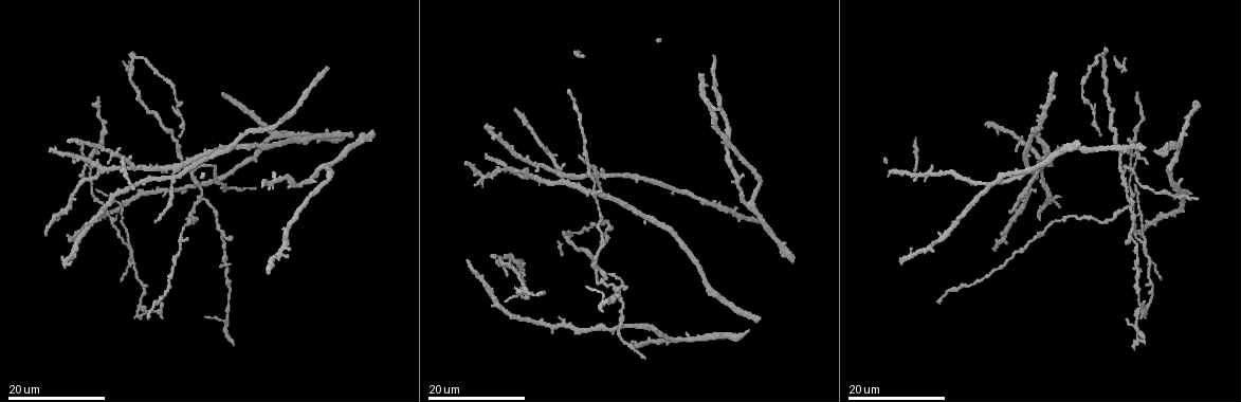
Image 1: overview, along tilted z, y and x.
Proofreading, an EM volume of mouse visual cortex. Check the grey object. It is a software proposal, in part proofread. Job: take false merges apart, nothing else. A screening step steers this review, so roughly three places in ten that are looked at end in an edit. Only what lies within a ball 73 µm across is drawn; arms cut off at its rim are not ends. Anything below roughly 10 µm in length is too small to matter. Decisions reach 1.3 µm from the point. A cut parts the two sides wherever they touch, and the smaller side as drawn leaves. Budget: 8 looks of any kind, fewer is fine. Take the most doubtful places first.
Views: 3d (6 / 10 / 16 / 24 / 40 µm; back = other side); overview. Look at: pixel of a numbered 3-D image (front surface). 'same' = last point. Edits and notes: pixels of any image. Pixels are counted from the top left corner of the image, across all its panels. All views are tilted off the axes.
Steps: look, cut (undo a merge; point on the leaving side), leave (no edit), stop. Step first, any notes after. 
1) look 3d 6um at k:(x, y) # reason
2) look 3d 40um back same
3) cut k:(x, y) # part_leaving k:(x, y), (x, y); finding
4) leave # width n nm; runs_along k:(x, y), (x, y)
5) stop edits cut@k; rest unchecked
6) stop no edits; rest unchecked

look 3d 16um at 1:(172, 170) # a fork

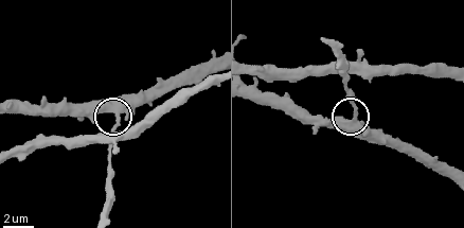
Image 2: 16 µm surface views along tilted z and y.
look 3d 10um at 2:(352, 120)

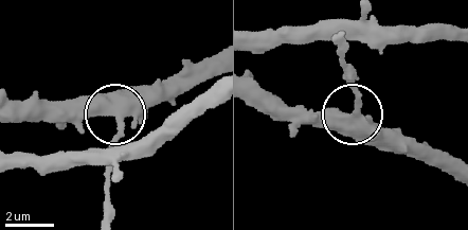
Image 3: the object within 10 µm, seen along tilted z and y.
leave # width 330 nm; runs_along 3:(216, 56), (150, 86), (115, 111), (57, 113); continuous, no second neuron

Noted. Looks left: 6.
look 3d 16um at 1:(201, 197) # looks like a crossing

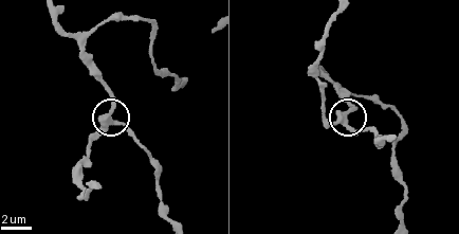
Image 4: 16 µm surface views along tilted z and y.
look 3d 10um at 4:(112, 124) # zoom in

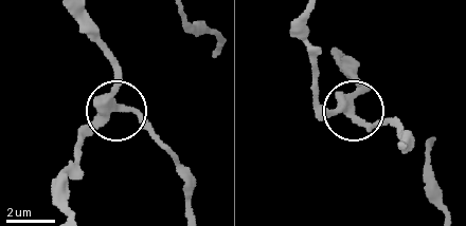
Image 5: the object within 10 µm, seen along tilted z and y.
leave # width 330 nm; runs_along 5:(338, 58), (360, 82), (351, 102), (359, 115), (404, 125); continuous, no second neuron

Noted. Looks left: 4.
look 3d 24um at 1:(1123, 170) # three arms meet

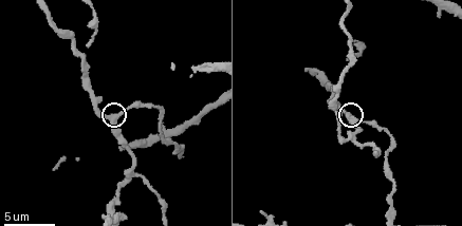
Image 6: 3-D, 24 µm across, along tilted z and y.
look 3d 6um at 6:(108, 118)

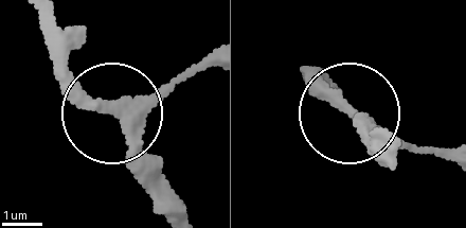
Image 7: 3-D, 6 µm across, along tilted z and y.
leave # runs_along 7:(208, 67), (109, 102), (47, 44); all the same neuron

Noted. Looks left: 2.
look 3d 16um at 1:(1132, 155) # three-way junction

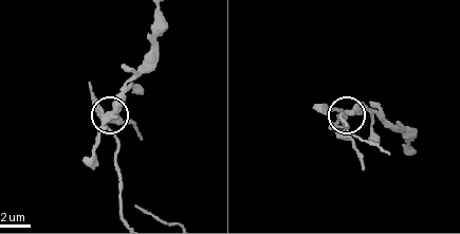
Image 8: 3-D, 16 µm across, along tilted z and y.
look 3d 6um at 8:(103, 115)

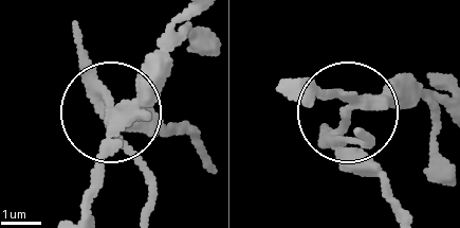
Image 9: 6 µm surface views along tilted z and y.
cut 9:(95, 66) # arms 3; a second neuron is stuck on

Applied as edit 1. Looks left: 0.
stop edits cut@9; rest unchecked

